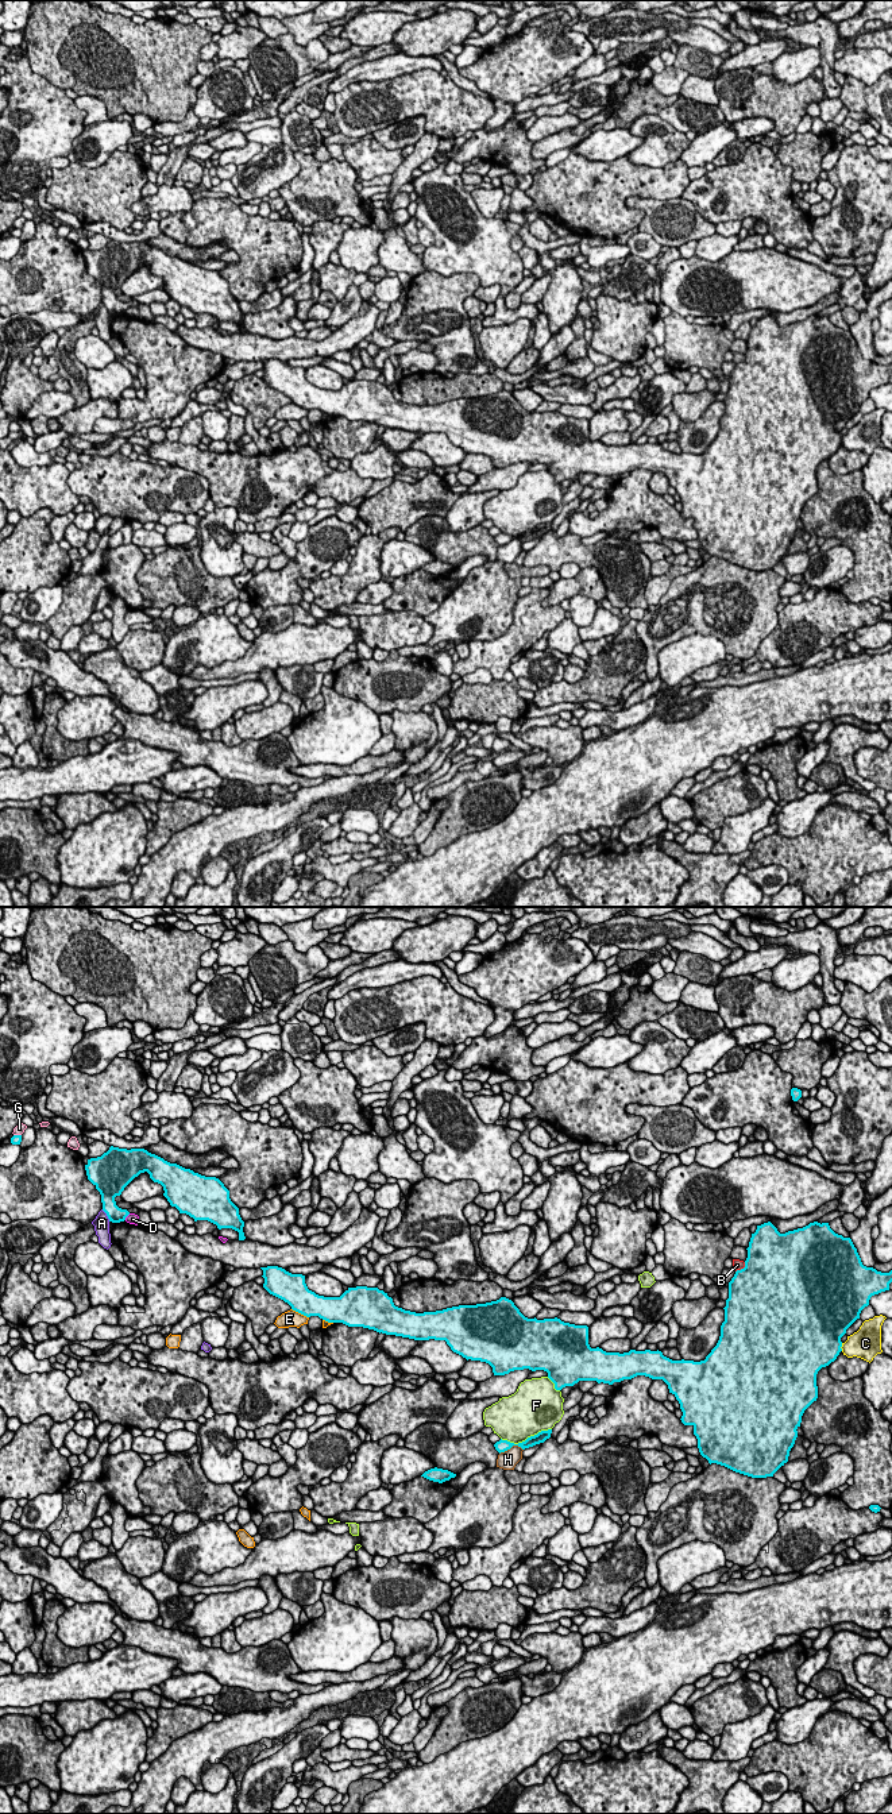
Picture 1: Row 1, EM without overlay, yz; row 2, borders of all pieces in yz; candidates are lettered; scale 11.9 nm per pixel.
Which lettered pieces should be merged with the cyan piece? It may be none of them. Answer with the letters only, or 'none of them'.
none of them

